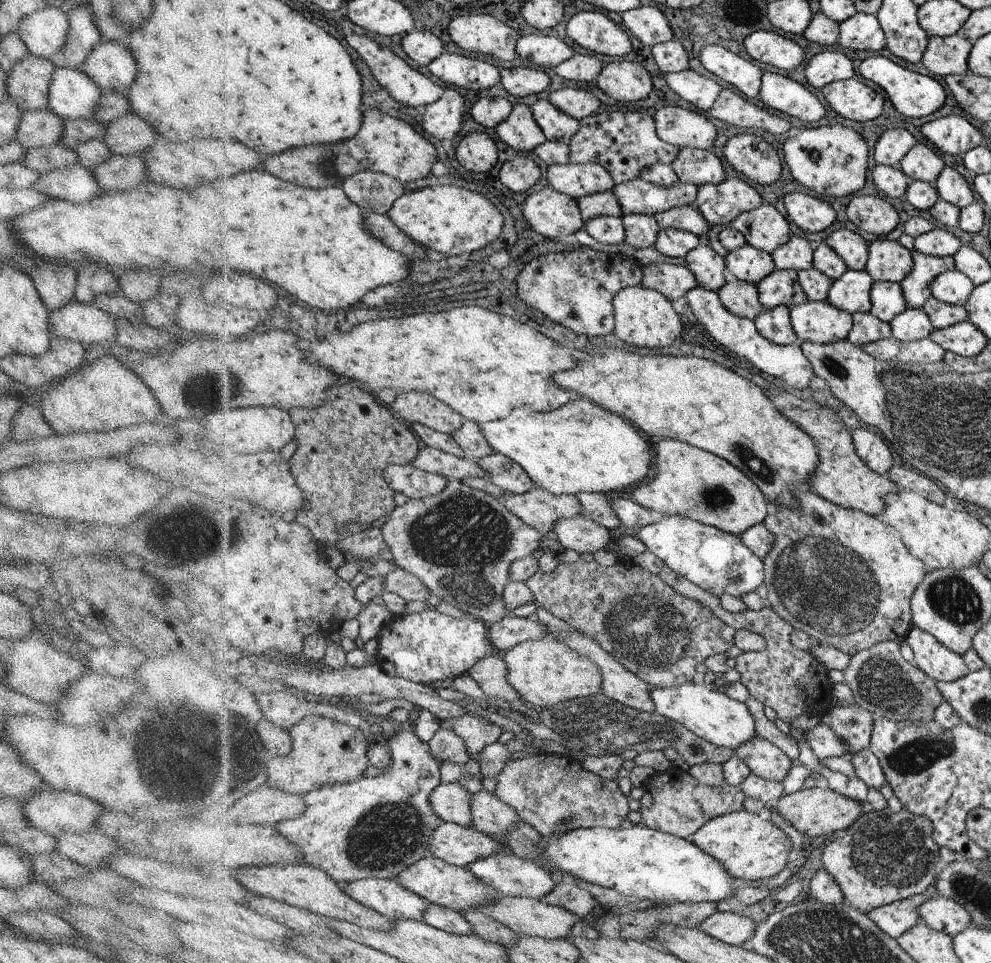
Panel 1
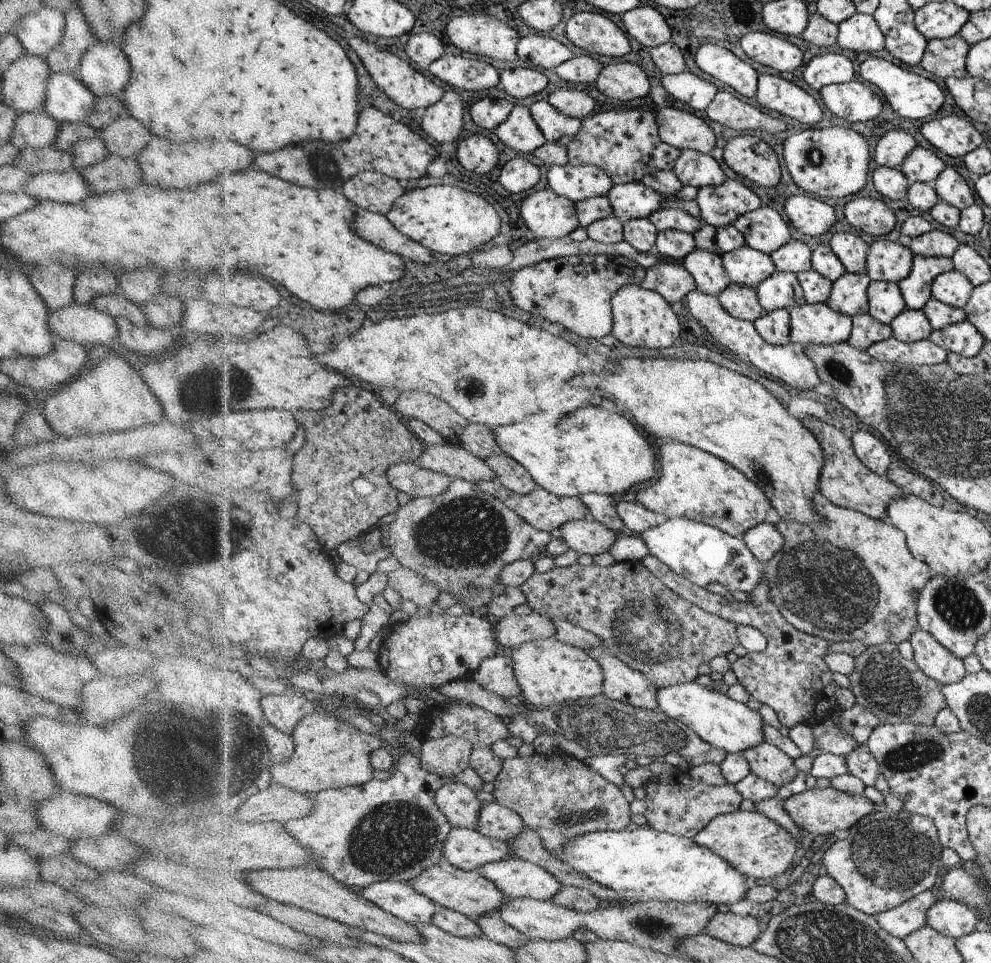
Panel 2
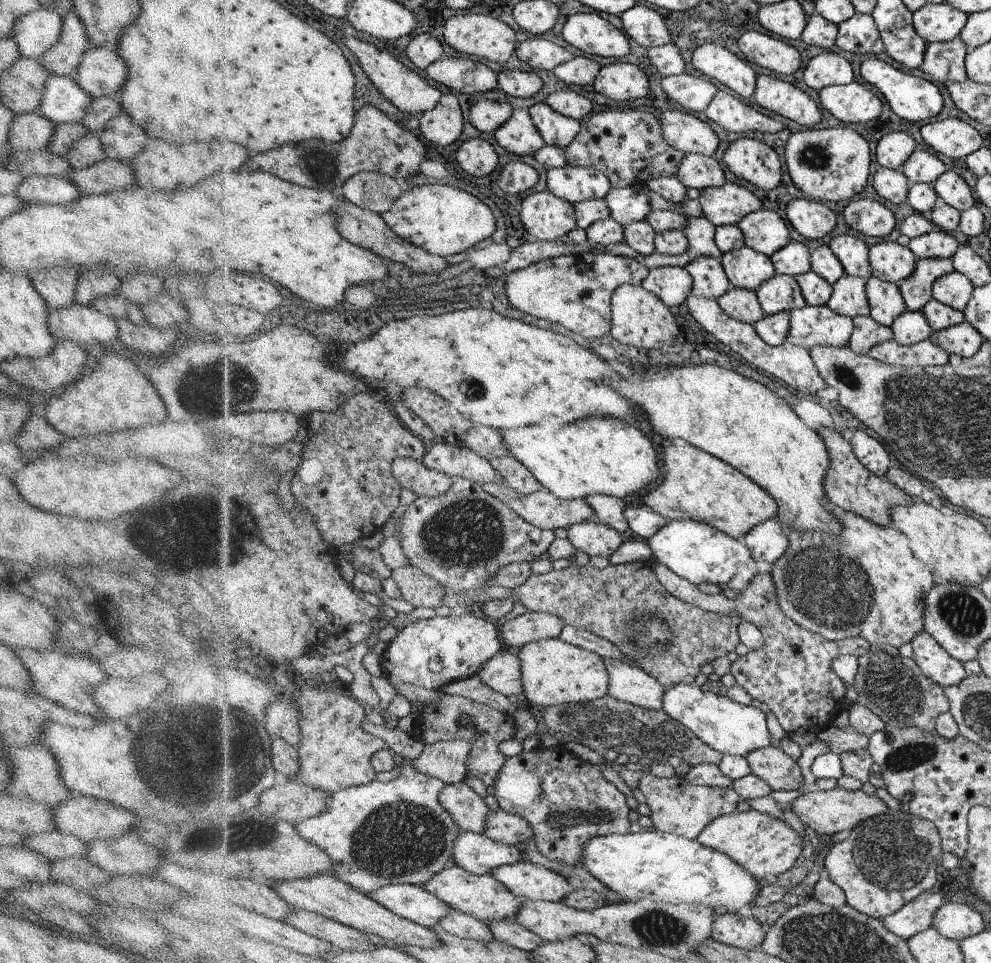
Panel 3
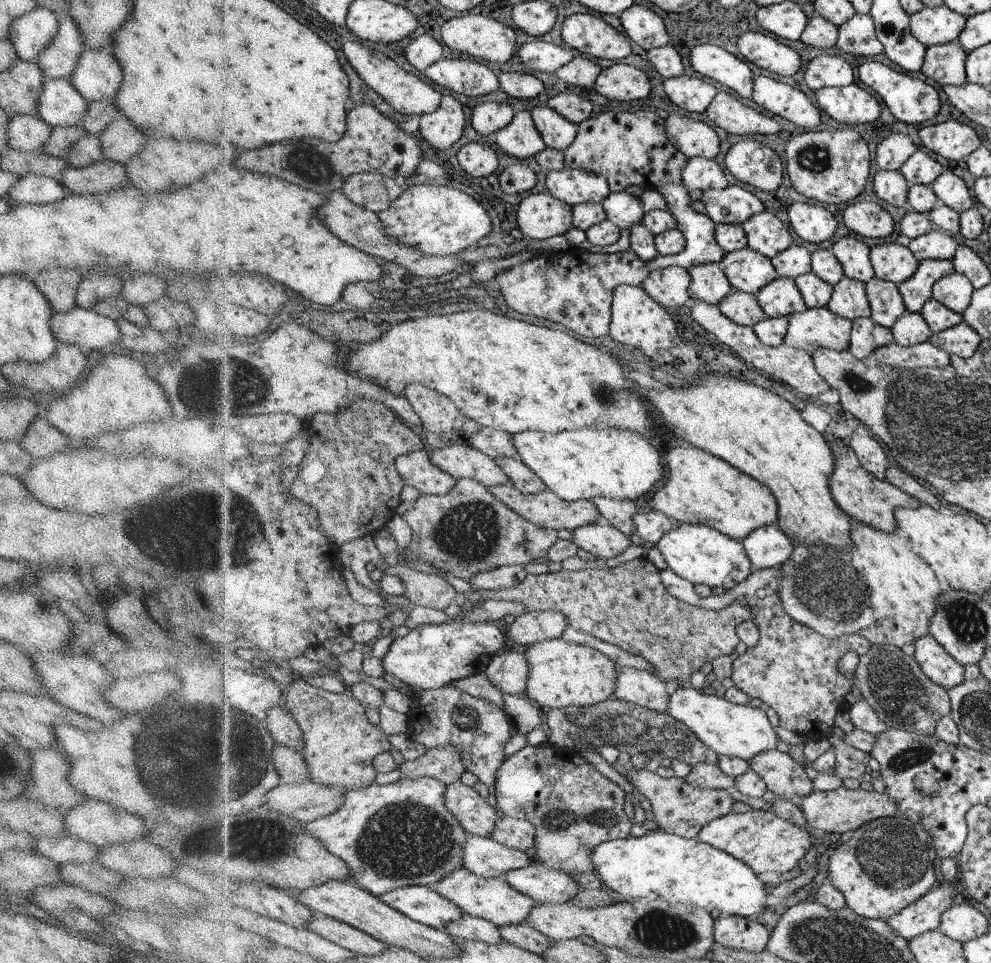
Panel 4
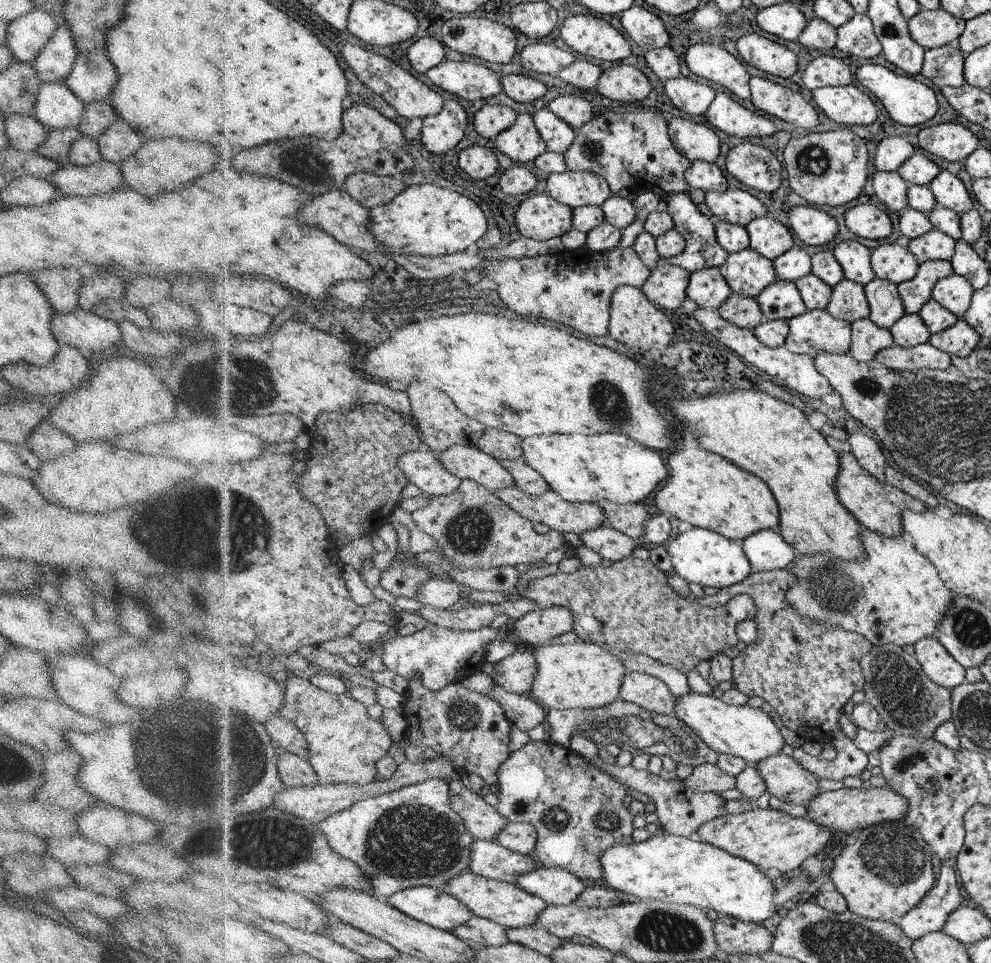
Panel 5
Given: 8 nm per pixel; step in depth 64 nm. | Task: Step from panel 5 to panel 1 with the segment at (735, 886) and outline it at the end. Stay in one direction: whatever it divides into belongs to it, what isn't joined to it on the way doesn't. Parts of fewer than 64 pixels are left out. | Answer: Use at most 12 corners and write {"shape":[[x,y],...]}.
{"shape":[[644,824],[538,835],[532,858],[655,902],[720,902],[732,872]]}

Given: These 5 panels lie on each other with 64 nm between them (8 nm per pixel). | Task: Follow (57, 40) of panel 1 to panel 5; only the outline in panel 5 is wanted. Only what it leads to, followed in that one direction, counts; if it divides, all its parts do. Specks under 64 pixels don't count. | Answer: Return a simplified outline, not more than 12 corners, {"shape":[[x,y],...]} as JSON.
{"shape":[[35,5],[10,22],[6,44],[32,65],[58,28]]}

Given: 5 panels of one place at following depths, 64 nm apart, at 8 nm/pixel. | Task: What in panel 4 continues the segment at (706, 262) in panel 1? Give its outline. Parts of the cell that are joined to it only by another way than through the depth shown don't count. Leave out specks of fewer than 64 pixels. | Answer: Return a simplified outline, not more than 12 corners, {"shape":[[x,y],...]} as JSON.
{"shape":[[719,263],[687,268],[691,297],[719,305],[733,291]]}

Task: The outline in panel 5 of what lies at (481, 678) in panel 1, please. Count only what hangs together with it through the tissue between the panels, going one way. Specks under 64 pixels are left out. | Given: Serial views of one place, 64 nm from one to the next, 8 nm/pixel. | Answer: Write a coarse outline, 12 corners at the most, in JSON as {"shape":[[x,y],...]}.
{"shape":[[516,651],[497,662],[495,684],[530,694],[533,653]]}

